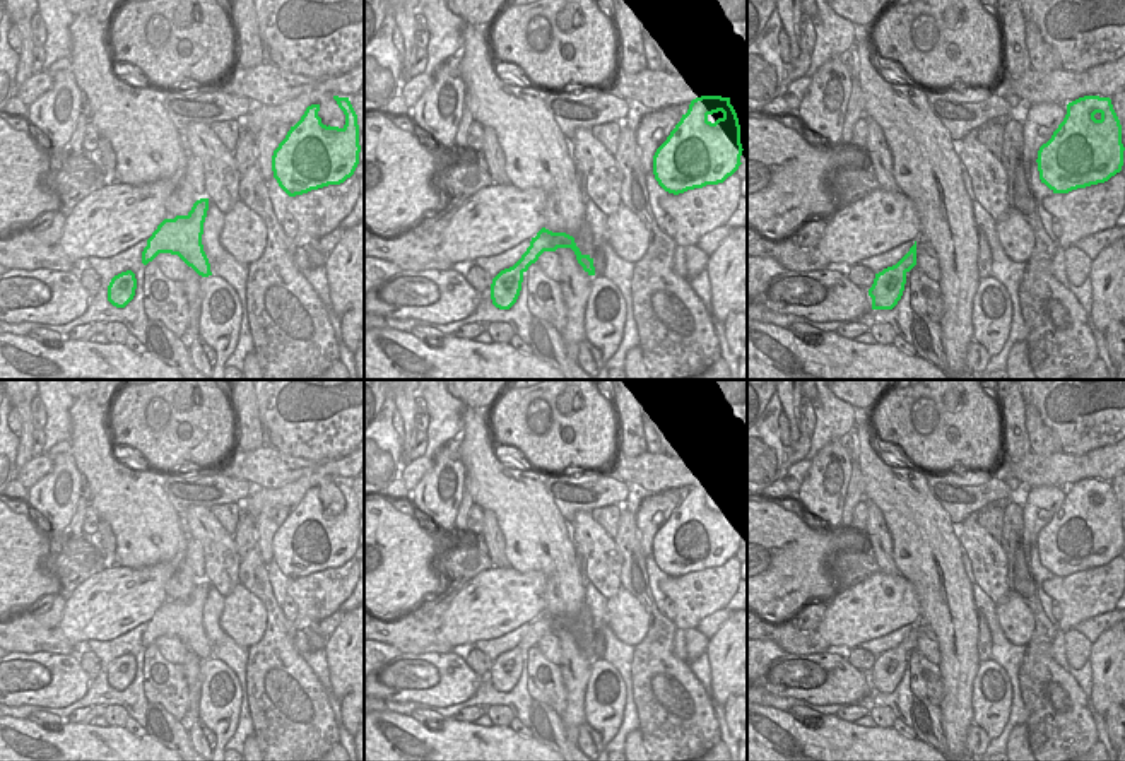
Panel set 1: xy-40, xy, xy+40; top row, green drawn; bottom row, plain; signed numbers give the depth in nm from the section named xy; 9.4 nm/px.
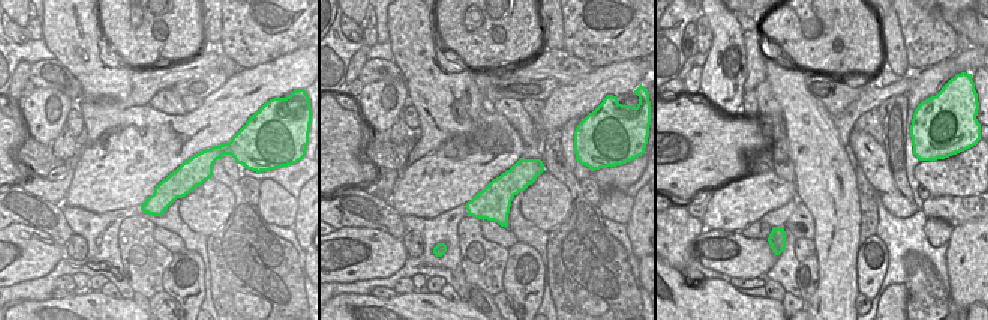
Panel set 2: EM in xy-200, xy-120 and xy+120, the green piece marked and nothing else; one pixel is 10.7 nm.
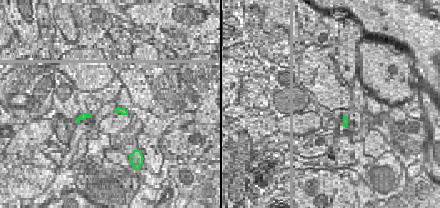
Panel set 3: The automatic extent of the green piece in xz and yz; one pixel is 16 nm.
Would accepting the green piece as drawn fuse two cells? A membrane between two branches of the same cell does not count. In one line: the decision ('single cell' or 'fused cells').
single cell

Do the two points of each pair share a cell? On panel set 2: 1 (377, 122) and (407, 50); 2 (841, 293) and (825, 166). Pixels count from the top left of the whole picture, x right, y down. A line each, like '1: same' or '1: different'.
1: different
2: same

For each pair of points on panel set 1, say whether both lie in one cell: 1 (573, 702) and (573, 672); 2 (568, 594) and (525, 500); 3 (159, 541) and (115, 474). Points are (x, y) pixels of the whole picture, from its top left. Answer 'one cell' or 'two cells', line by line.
1: one cell
2: one cell
3: one cell

